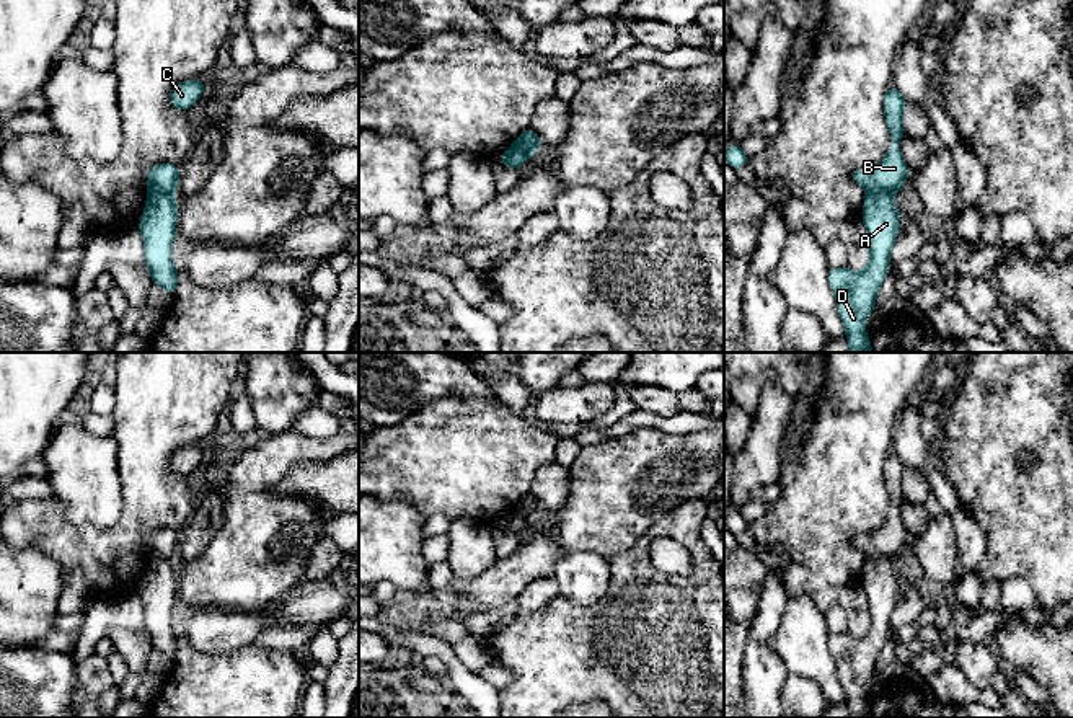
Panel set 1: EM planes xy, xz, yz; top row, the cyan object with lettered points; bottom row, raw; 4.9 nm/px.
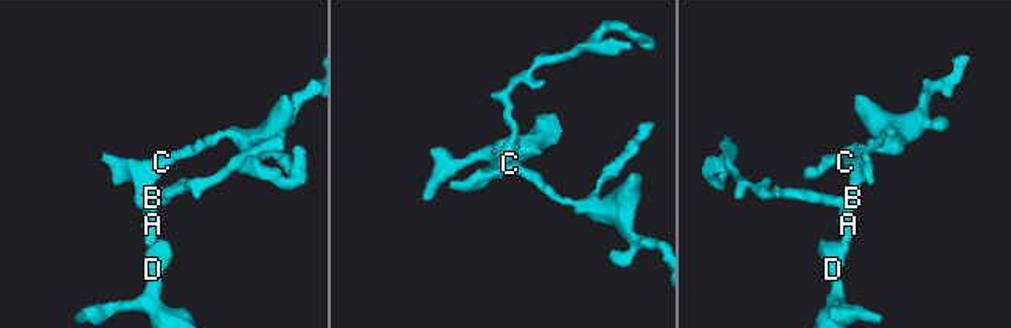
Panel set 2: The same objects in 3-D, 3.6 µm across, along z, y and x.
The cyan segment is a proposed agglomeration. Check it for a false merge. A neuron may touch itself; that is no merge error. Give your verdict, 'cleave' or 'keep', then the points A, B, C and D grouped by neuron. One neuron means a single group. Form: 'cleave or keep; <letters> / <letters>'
cleave; A D / B C

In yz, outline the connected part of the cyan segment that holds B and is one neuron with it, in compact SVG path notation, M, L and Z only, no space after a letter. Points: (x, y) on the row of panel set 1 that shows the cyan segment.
M892 85L884 96L884 114L894 147L885 153L879 165L854 170L851 175L851 180L861 184L868 193L884 191L894 194L900 191L903 183L908 180L910 171L897 148L899 142L905 135L902 124L905 103L907 101L900 95L900 90Z

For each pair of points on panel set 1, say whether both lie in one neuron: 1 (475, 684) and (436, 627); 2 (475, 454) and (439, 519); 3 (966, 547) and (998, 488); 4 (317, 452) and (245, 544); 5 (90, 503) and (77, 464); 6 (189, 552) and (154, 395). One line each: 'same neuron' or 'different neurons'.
1: different neurons
2: different neurons
3: different neurons
4: same neuron
5: same neuron
6: different neurons

